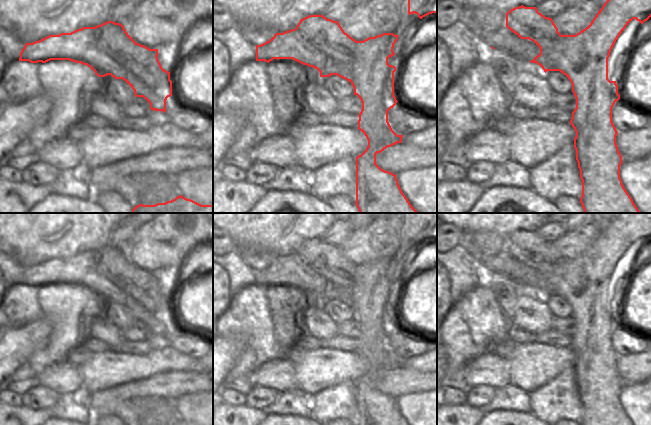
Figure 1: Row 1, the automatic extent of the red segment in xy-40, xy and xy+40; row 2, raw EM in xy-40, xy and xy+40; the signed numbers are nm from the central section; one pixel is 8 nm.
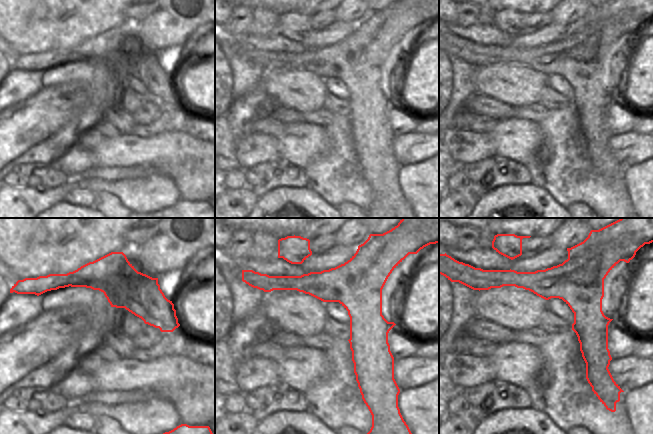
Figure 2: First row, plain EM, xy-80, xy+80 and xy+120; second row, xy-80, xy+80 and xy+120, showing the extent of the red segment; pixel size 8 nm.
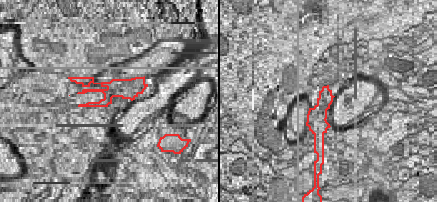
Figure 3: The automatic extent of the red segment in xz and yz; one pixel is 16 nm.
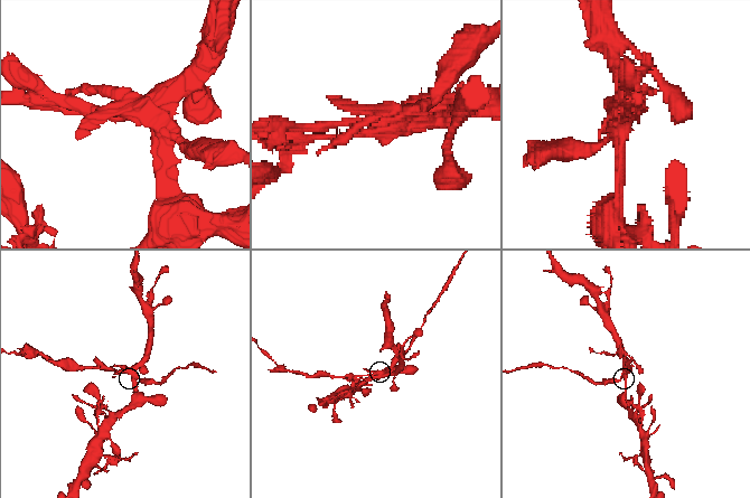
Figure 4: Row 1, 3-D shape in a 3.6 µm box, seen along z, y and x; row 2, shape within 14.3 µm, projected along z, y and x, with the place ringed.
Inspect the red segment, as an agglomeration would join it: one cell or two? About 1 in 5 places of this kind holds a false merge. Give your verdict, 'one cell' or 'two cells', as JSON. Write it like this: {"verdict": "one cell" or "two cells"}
{"verdict": "two cells"}

